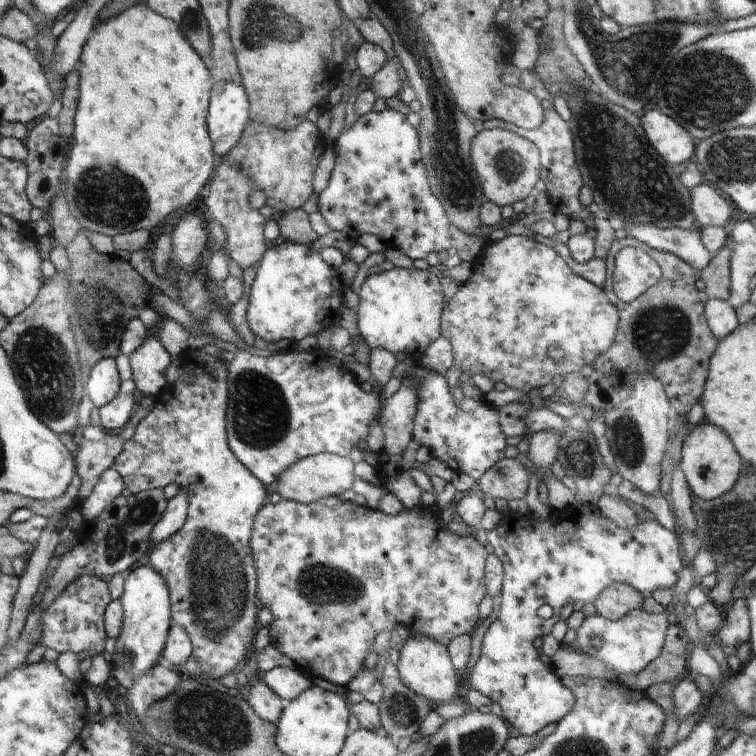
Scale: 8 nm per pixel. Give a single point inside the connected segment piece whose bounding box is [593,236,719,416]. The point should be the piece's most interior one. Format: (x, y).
(663, 333)

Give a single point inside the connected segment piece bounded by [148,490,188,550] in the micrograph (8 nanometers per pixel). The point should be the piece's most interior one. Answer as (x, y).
(174, 516)

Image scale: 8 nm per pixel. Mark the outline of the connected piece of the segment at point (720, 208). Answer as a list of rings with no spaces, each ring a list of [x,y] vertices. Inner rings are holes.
[[[702,182],[689,189],[689,192],[692,212],[696,214],[696,220],[700,221],[702,227],[726,227],[726,222],[730,218],[730,206],[712,186]]]

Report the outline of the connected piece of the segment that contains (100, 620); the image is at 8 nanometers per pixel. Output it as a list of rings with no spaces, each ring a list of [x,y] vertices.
[[[85,574],[75,580],[44,612],[44,640],[47,648],[54,648],[59,653],[88,652],[90,657],[106,654],[109,632],[107,631],[107,610],[115,598],[109,580],[96,575]]]

